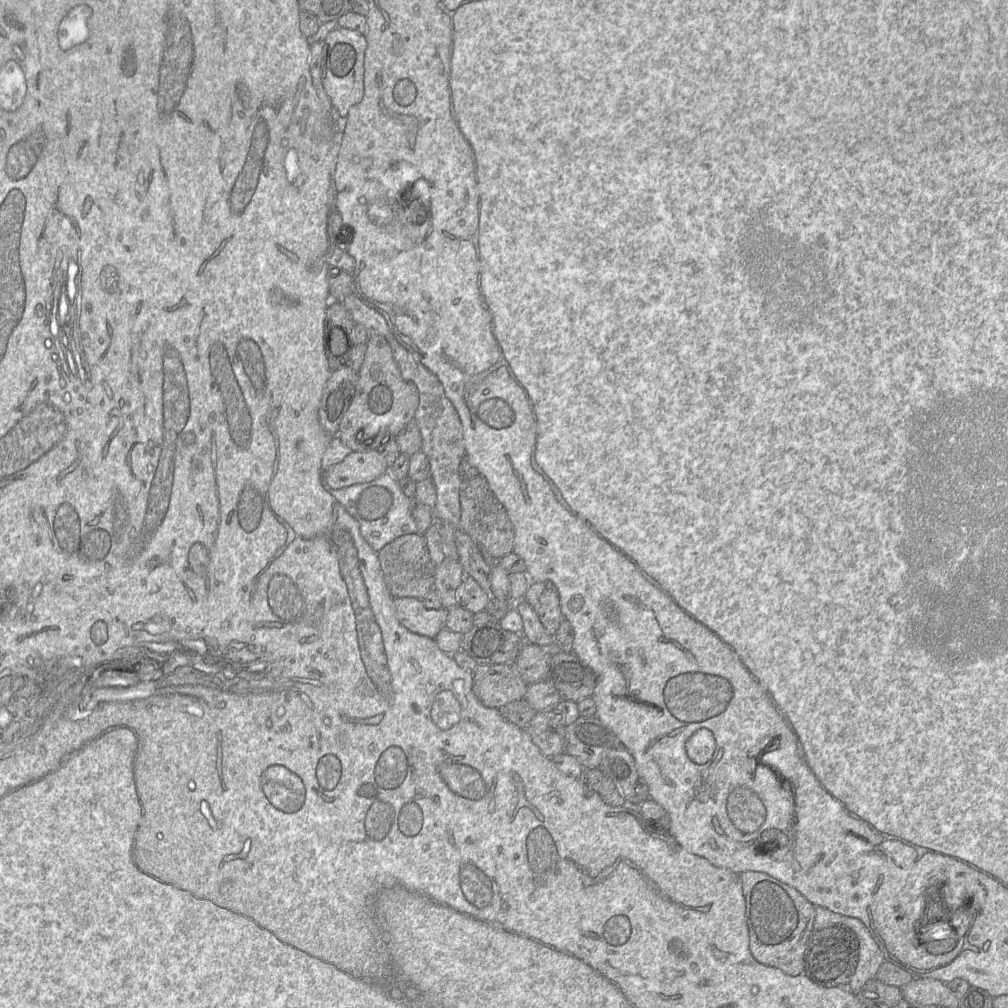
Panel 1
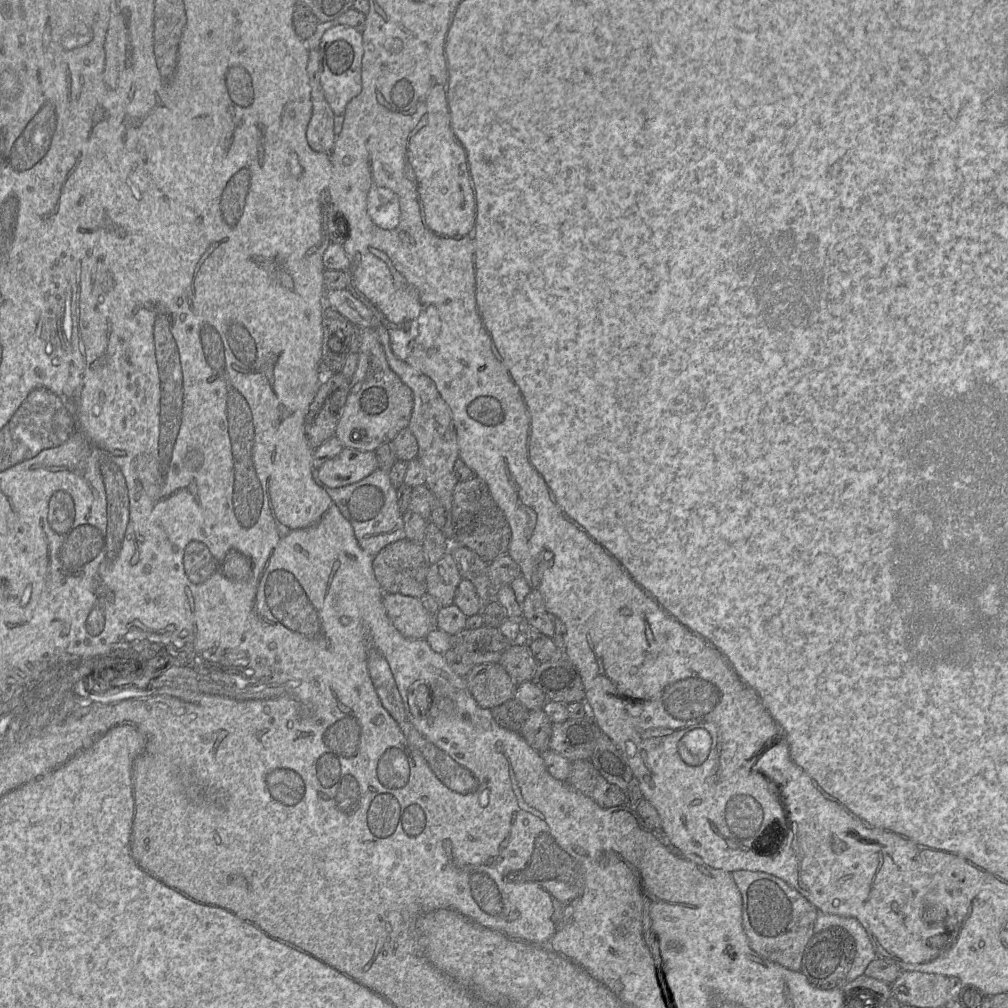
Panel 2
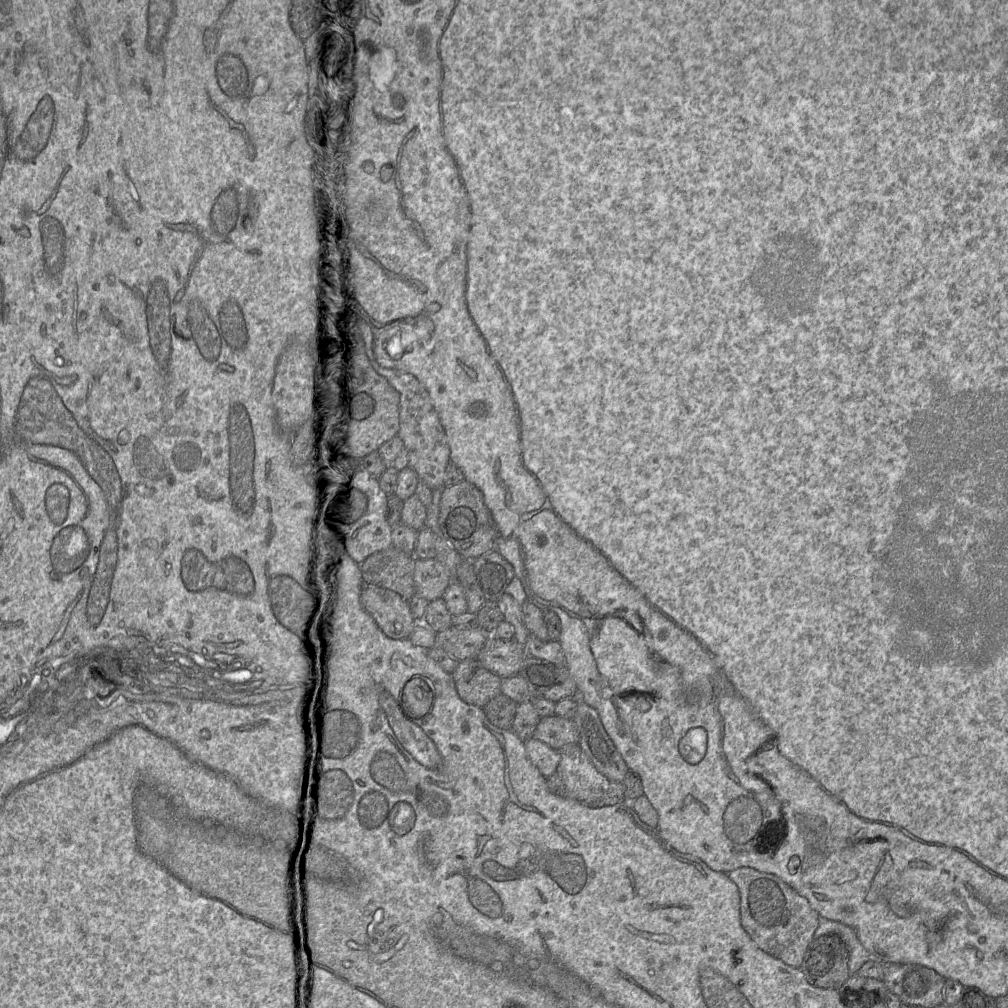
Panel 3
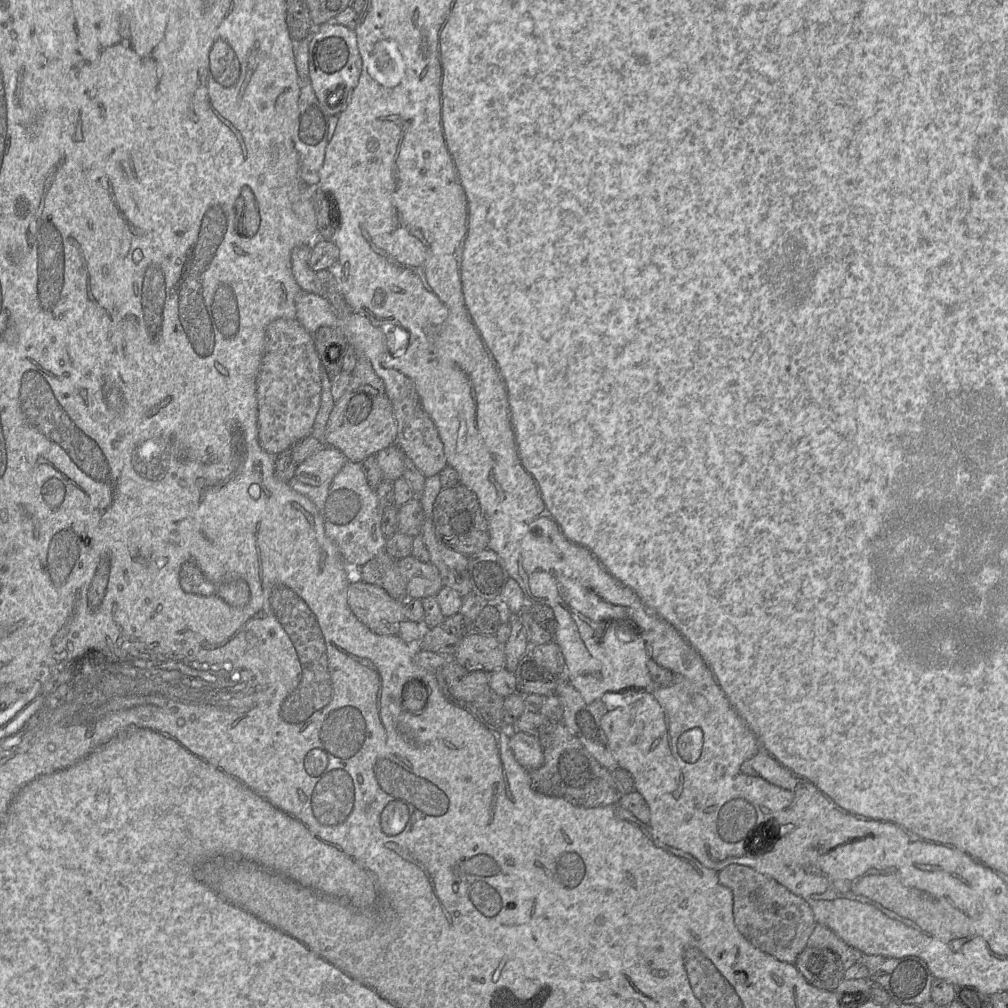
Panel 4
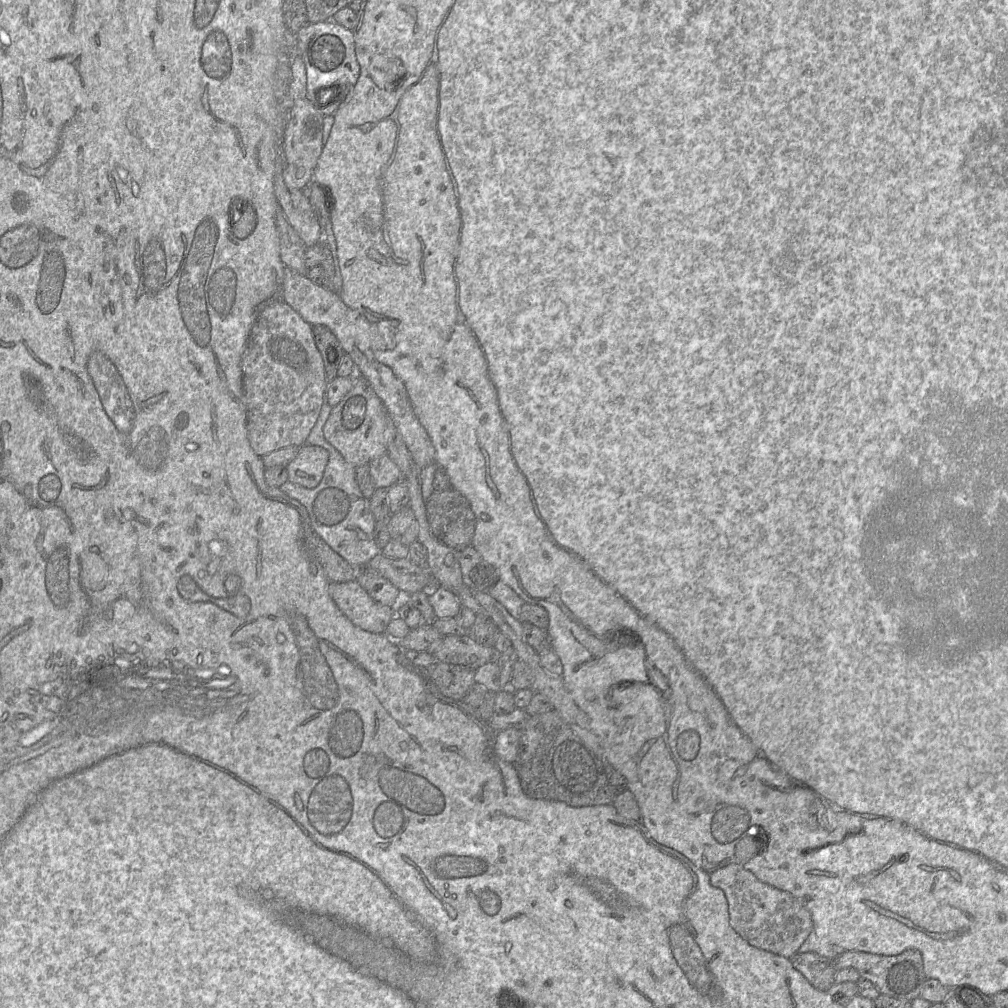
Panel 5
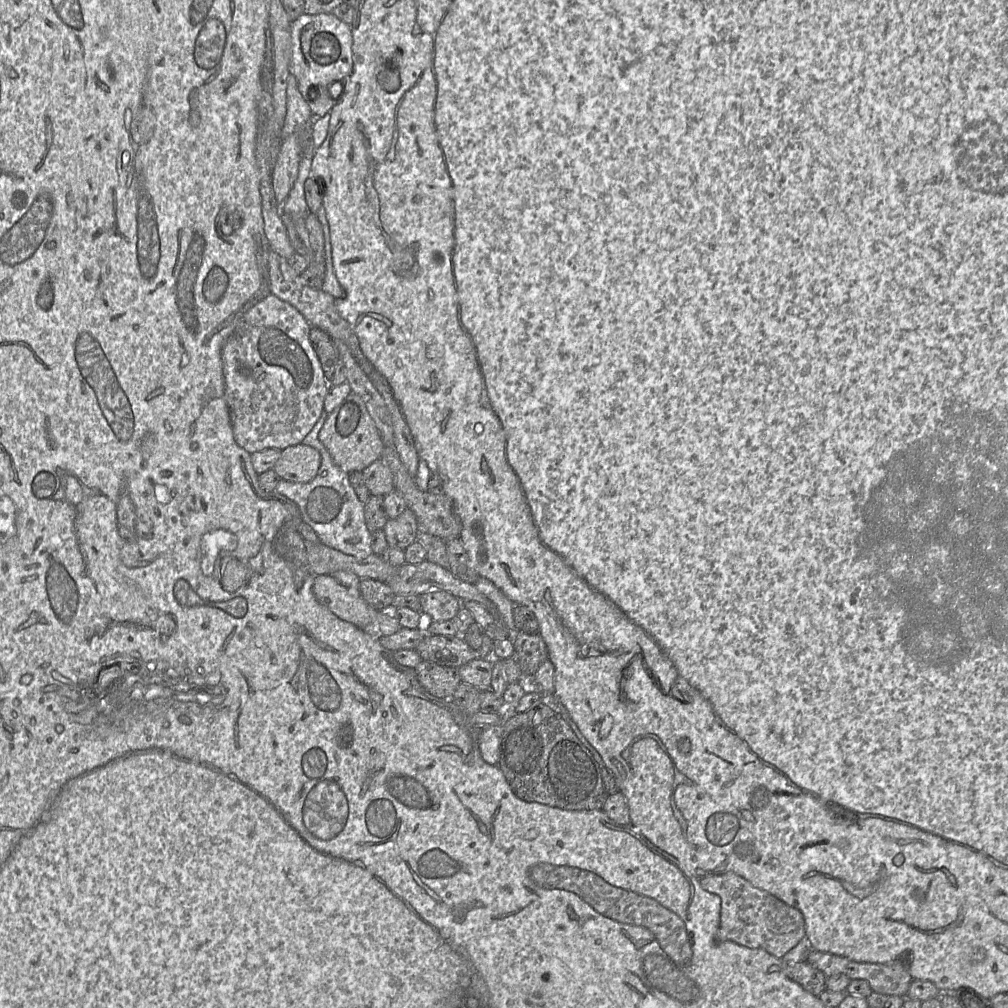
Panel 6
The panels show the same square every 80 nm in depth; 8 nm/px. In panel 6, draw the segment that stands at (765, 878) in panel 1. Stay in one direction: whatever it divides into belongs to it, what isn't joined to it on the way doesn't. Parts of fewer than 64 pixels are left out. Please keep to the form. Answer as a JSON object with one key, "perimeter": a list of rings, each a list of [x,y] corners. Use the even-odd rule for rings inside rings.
{"perimeter":[[[727,872],[699,879],[700,886],[721,899],[720,924],[716,939],[720,942],[733,941],[748,948],[761,948],[782,958],[805,936],[802,913],[772,894],[754,887],[743,877]]]}

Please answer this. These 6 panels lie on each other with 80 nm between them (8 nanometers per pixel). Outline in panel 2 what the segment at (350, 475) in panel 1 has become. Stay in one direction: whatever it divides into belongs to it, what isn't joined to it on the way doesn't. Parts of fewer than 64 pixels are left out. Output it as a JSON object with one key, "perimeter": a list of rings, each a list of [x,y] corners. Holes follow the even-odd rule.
{"perimeter":[[[344,447],[315,471],[315,477],[325,487],[340,488],[362,480],[376,469],[378,461],[375,451],[361,452]]]}

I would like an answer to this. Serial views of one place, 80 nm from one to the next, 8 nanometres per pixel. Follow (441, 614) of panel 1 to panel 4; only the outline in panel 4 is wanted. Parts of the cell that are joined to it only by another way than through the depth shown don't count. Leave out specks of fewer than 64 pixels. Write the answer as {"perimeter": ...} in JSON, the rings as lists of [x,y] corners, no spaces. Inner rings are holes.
{"perimeter":[[[355,574],[348,586],[347,602],[358,620],[376,634],[398,635],[400,623],[407,620],[402,602],[392,598],[383,588],[355,578]]]}

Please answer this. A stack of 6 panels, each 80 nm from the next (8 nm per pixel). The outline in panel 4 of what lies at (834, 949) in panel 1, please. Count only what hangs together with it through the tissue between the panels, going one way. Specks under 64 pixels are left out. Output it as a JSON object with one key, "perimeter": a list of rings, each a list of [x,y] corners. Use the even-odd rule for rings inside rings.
{"perimeter":[[[806,947],[794,965],[809,984],[822,990],[834,991],[844,979],[844,963],[826,948]]]}

